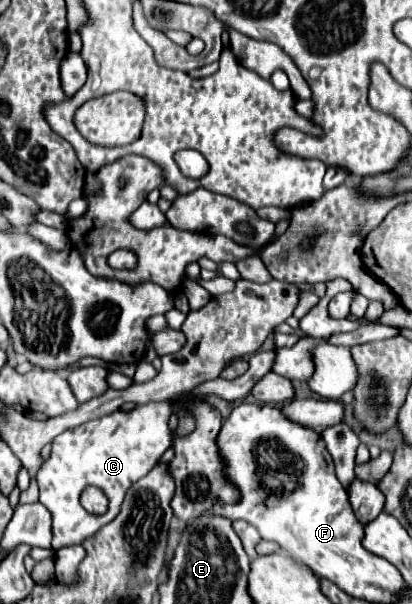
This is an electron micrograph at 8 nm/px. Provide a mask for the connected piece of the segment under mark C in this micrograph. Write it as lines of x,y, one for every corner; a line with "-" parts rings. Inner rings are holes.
261,351
251,355
249,359
249,369
241,377
227,381
223,377
217,377
213,381
205,381
191,389
189,393
179,395
177,399
167,399
167,401
151,401
145,405
137,405
131,411
113,411
111,415
105,415
95,421
87,421
79,427
63,431
59,437
53,441
53,449
49,459
43,463
39,471
39,491
41,497
39,501
49,509
51,519
53,519
53,549
61,549
65,545
75,545
81,543
83,539
91,537
97,533
99,527
107,525
115,513
119,513
119,497
125,495
131,483
139,481
143,475
147,475
161,459
161,455
173,447
175,437
185,437
195,429
195,419
189,413
187,401
195,399
205,399
207,395
217,395
229,403
243,401
251,395
251,389
255,383
271,371
271,361
275,359
273,351
-
171,415
179,417
179,425
175,431
169,429
167,421
-
89,485
99,487
107,499
109,507
103,515
93,515
87,513
81,503
81,491

